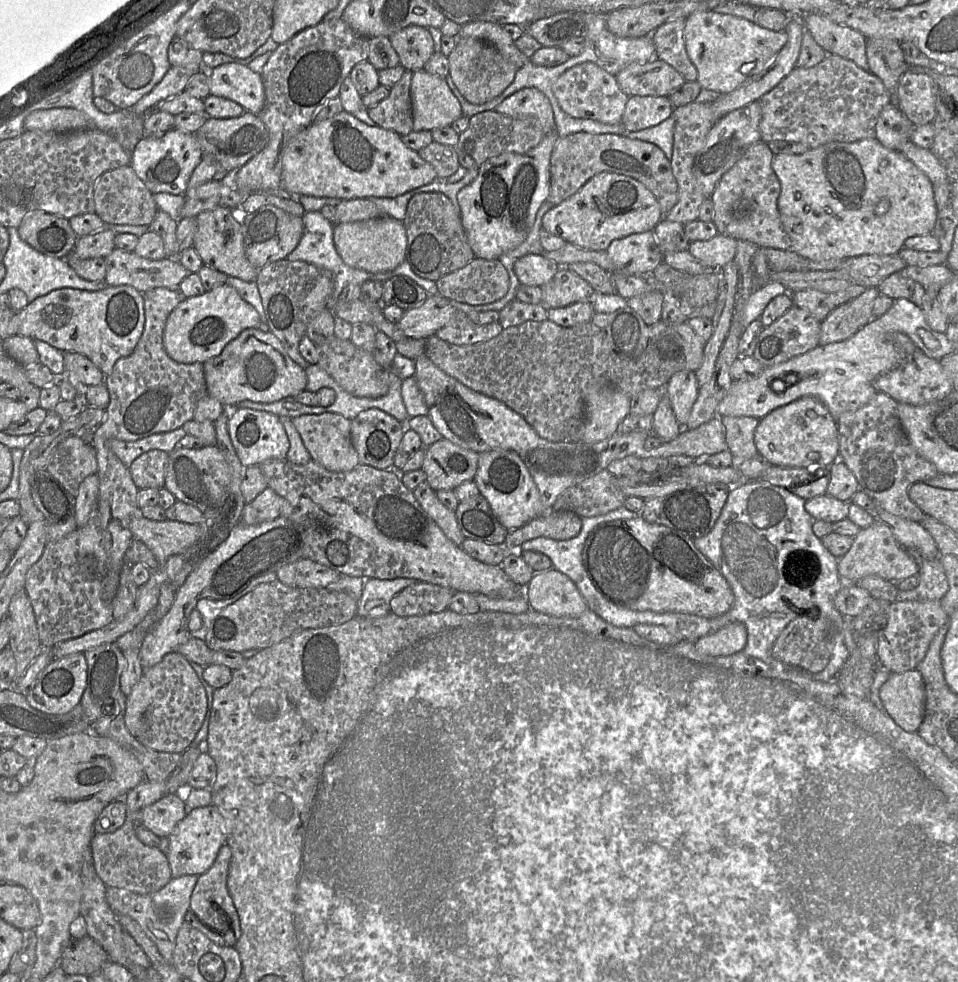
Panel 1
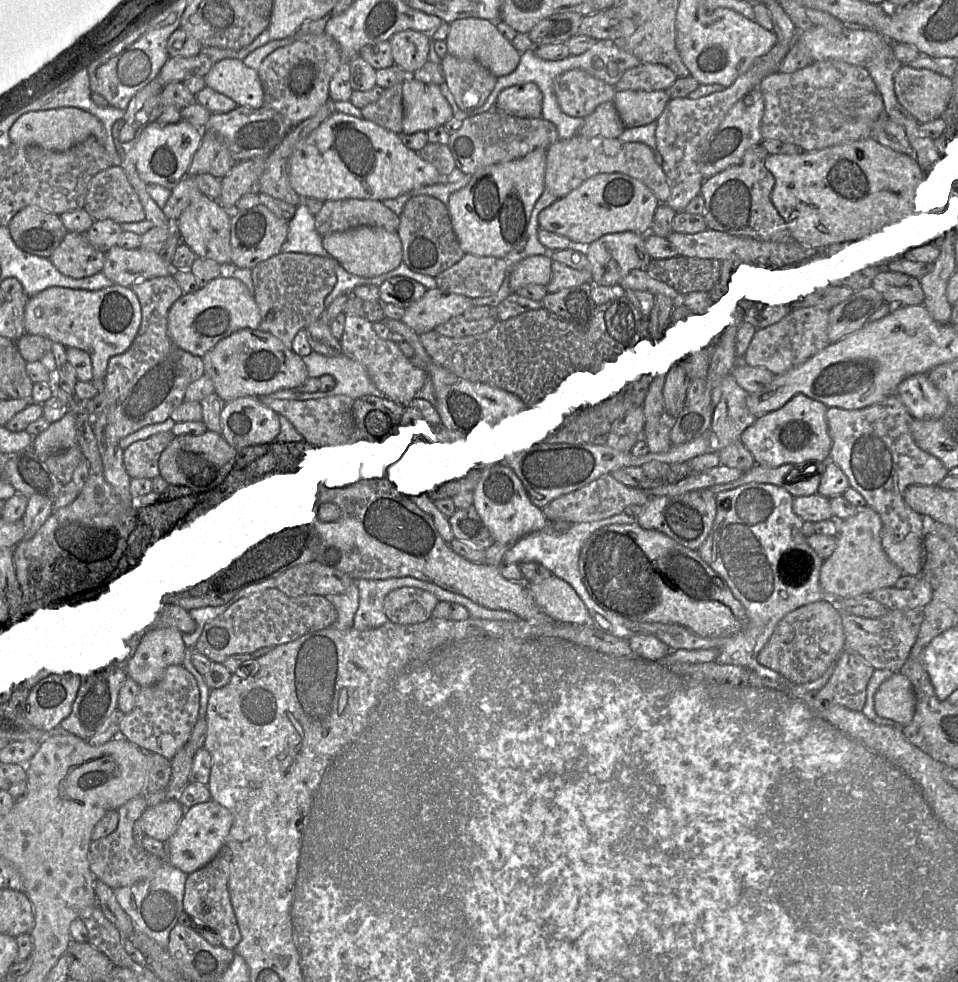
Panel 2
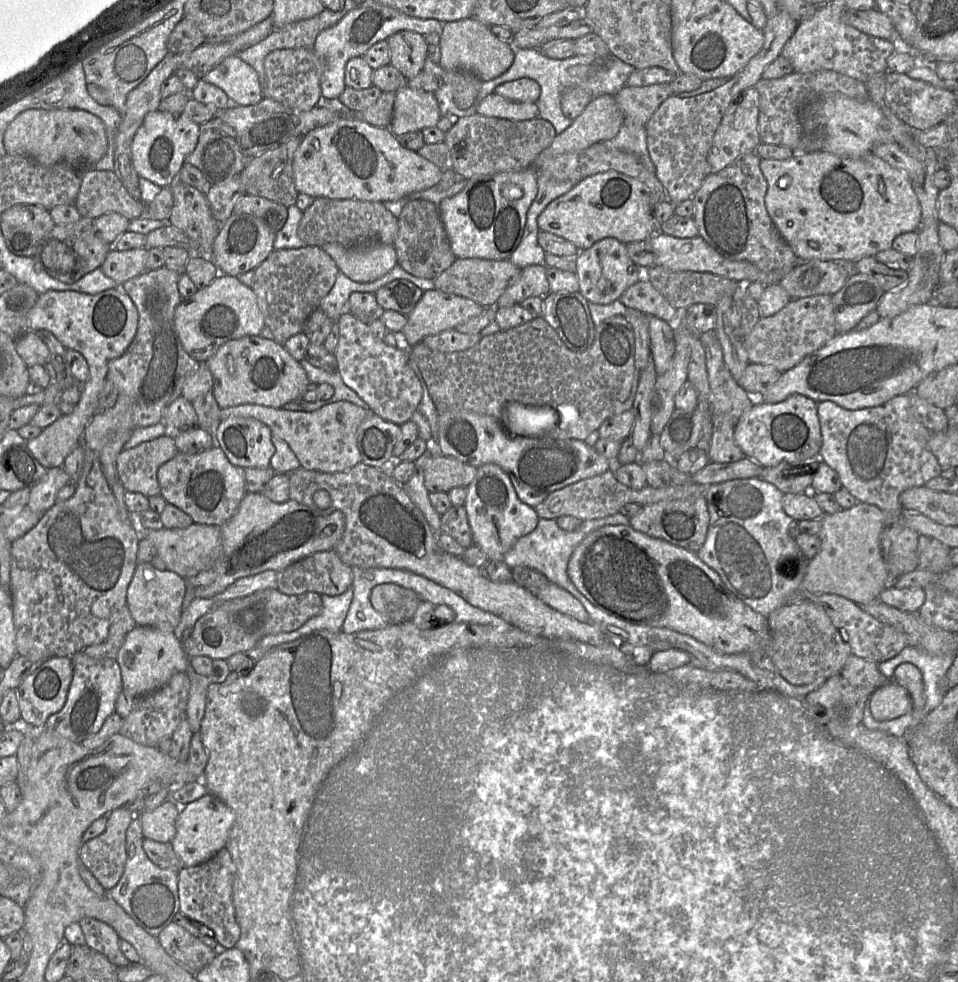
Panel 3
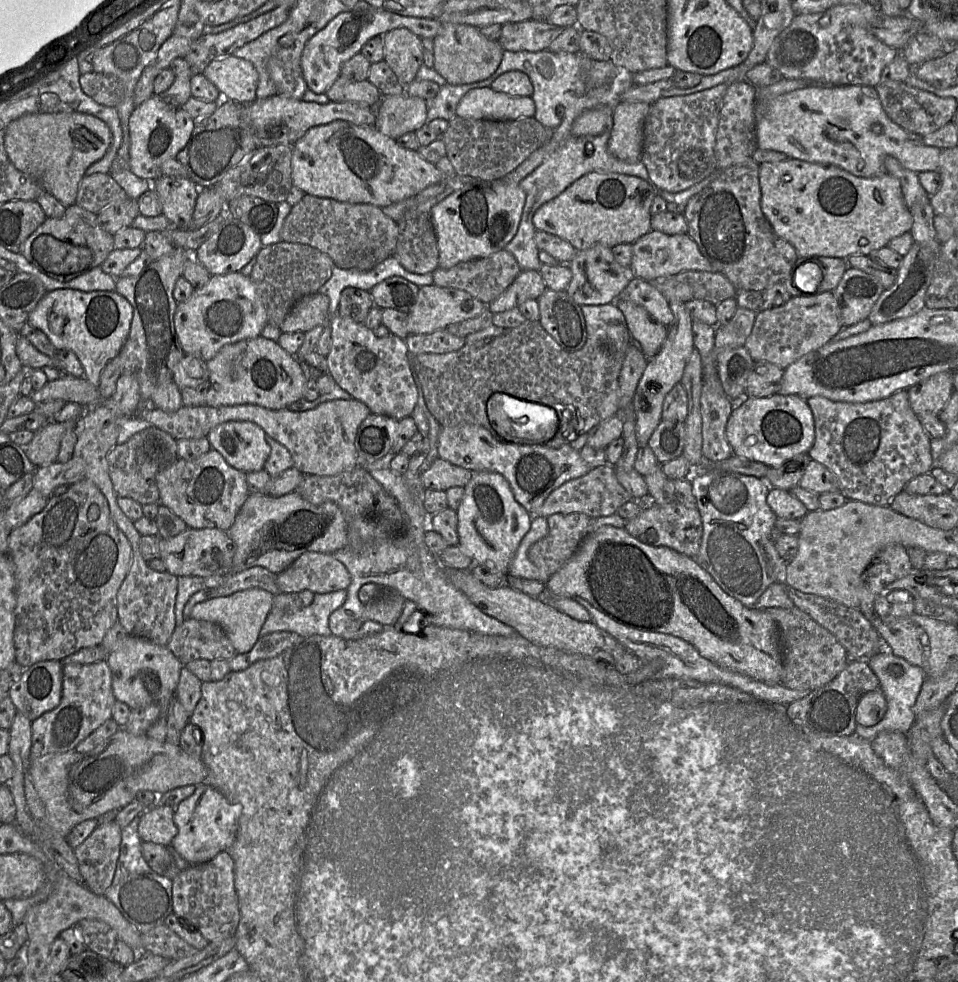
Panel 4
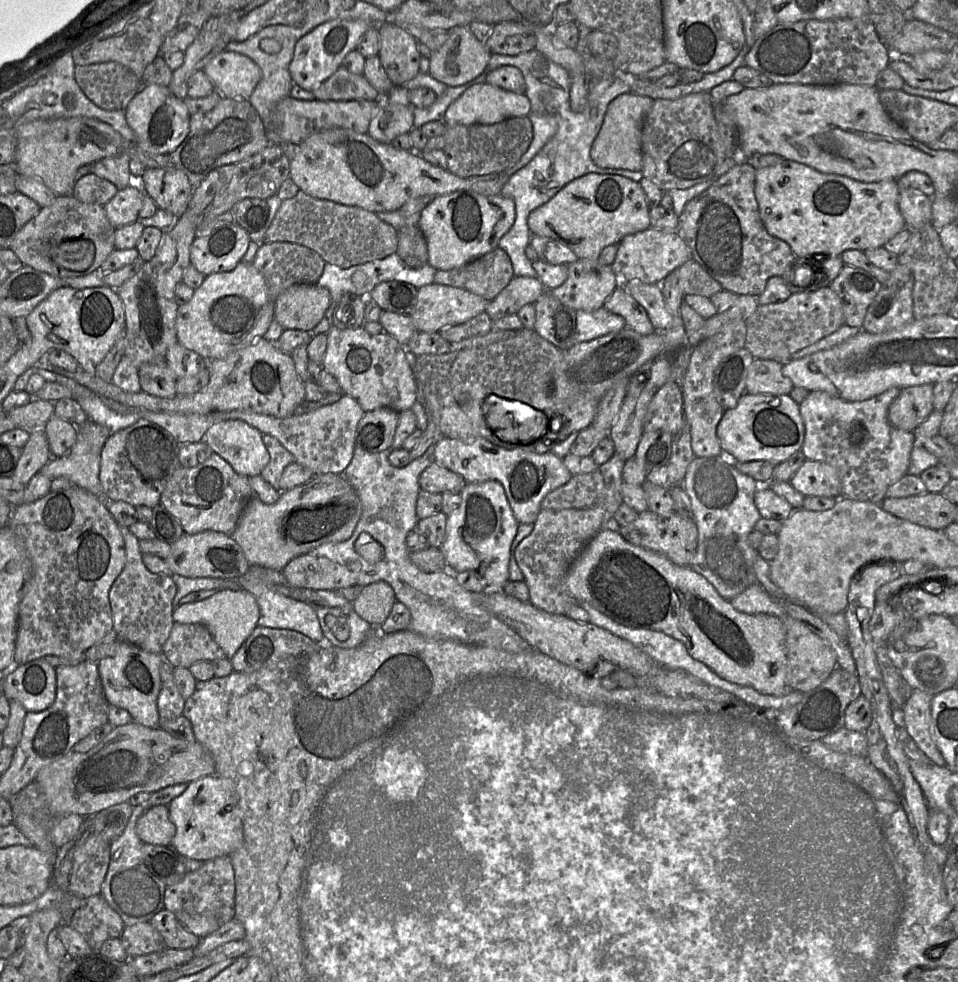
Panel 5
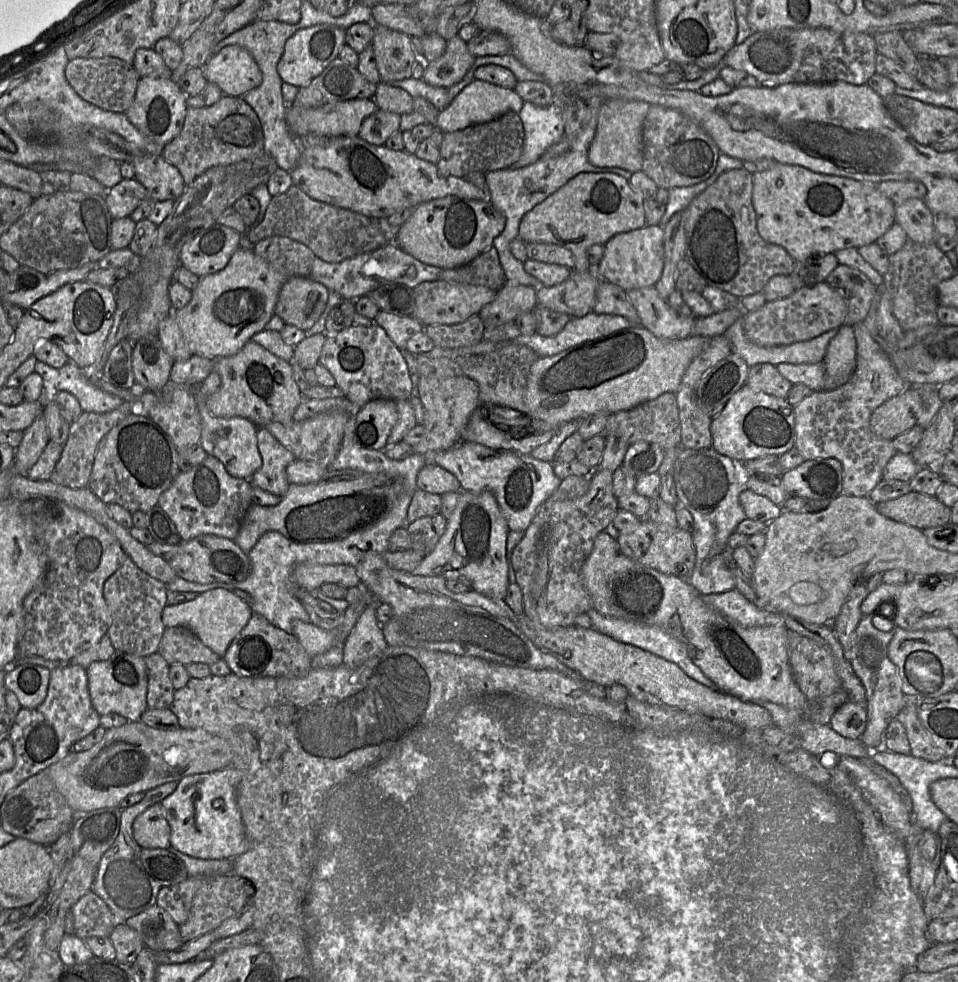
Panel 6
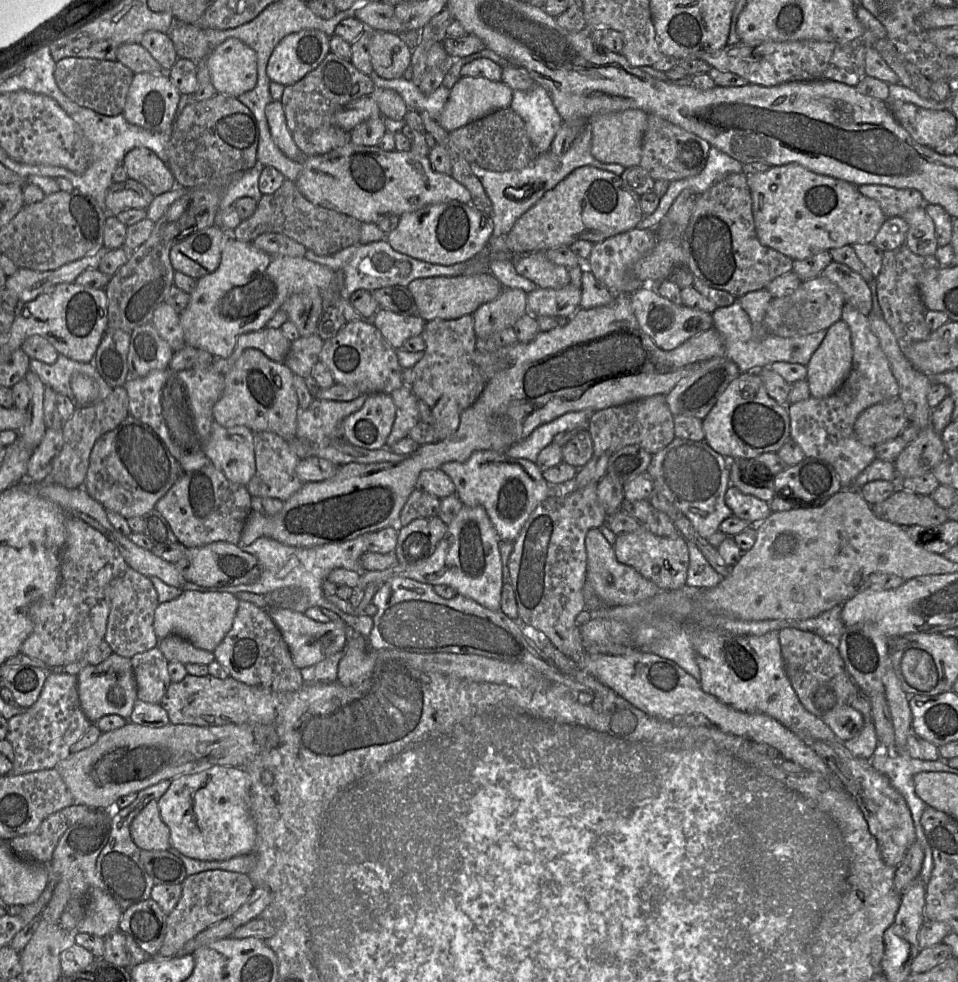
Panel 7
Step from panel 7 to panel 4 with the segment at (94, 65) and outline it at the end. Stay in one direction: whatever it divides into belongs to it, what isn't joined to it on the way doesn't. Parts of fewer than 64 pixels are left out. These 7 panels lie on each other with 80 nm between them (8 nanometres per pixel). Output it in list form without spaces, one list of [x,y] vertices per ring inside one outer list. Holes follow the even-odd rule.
[[[86,73],[81,74],[79,82],[83,92],[103,106],[117,108],[124,98],[124,85],[115,76]]]

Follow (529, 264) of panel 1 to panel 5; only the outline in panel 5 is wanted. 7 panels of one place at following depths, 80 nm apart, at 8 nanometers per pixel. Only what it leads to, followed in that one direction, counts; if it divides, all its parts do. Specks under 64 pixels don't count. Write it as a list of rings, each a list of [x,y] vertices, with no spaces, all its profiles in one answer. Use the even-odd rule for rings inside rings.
[[[515,276],[509,284],[486,306],[491,320],[517,314],[526,304],[535,304],[547,291],[537,277]]]

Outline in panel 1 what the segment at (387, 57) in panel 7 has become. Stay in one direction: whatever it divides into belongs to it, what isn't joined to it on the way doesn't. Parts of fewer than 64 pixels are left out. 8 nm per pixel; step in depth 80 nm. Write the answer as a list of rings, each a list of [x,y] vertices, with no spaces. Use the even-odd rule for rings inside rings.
[[[410,25],[388,37],[399,62],[406,70],[422,70],[434,54],[434,41],[428,28]]]

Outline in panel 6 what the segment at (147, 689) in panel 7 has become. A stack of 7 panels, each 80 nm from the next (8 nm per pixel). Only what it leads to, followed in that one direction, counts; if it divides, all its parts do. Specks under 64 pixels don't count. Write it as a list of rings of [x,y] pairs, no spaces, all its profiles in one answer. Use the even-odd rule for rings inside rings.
[[[158,653],[144,657],[148,669],[147,706],[149,709],[169,709],[175,689],[169,677],[169,664]]]

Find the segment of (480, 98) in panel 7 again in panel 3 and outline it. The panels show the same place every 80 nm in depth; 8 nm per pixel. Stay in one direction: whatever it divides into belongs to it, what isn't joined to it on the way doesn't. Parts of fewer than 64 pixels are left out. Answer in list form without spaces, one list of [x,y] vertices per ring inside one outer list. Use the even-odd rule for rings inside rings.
[[[493,92],[477,103],[476,114],[523,121],[536,118],[539,115],[539,109],[537,103],[515,102]]]

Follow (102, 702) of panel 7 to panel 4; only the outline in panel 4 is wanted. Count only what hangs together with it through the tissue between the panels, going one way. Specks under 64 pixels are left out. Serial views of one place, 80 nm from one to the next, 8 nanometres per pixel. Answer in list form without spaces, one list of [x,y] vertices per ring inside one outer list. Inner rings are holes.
[[[116,621],[107,631],[101,644],[108,652],[111,652],[106,658],[112,676],[112,690],[117,701],[127,704],[131,709],[141,708],[149,704],[158,704],[162,708],[162,716],[148,729],[146,735],[159,742],[166,741],[166,710],[170,701],[175,696],[175,691],[180,677],[180,671],[184,667],[182,663],[174,656],[167,646],[160,646],[146,639],[129,636],[125,628]]]

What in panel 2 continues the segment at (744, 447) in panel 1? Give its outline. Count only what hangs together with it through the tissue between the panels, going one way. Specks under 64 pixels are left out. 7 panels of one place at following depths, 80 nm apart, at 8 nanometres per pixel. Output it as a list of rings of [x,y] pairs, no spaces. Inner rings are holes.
[[[732,374],[724,378],[720,390],[720,399],[714,407],[711,423],[713,452],[740,441],[744,430],[757,418],[747,408],[749,393],[738,385]]]

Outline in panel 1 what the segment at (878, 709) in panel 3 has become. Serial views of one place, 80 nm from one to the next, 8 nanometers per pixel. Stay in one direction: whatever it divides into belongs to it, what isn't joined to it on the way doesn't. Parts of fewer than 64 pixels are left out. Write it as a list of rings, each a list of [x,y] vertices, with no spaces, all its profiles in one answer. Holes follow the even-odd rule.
[[[919,671],[892,673],[879,691],[884,712],[907,732],[917,732],[924,717],[925,687]]]

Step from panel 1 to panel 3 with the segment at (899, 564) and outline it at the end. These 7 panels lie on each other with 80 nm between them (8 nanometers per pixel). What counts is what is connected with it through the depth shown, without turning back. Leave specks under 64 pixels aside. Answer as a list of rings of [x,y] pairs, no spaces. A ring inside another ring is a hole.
[[[858,502],[851,508],[842,509],[821,518],[818,537],[821,546],[818,553],[808,560],[807,569],[802,580],[801,590],[805,594],[836,594],[853,601],[859,606],[877,600],[880,592],[889,583],[887,567],[881,553],[881,535],[885,527],[895,521],[875,505]]]

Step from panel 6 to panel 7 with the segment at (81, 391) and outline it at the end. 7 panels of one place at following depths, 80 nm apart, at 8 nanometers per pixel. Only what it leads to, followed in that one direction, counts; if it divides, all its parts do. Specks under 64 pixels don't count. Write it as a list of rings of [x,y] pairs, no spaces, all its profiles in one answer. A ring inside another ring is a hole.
[[[61,354],[58,355],[57,360],[53,364],[30,359],[29,370],[39,377],[44,386],[49,386],[57,394],[63,394],[71,399],[73,399],[73,394],[70,380],[75,374],[83,374],[96,383],[98,386],[97,401],[105,399],[113,389],[90,362],[77,362]]]

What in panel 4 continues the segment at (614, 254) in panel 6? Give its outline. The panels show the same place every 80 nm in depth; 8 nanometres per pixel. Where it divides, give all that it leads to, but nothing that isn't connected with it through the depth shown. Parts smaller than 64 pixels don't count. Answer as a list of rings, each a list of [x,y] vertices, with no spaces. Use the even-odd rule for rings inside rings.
[[[652,229],[633,242],[632,249],[633,256],[629,267],[634,277],[649,282],[687,270],[715,272],[711,263],[700,252],[697,243],[688,234],[668,235]]]

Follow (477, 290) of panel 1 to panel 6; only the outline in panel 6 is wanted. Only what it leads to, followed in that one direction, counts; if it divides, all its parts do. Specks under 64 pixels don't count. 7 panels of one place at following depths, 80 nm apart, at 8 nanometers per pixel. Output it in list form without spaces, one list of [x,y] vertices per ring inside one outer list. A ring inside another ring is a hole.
[[[494,247],[487,249],[466,265],[454,269],[443,269],[439,280],[485,286],[496,292],[507,284],[498,252]]]

